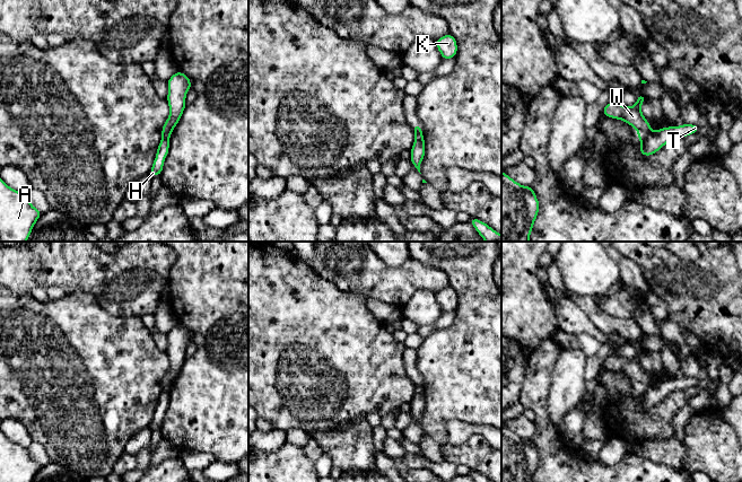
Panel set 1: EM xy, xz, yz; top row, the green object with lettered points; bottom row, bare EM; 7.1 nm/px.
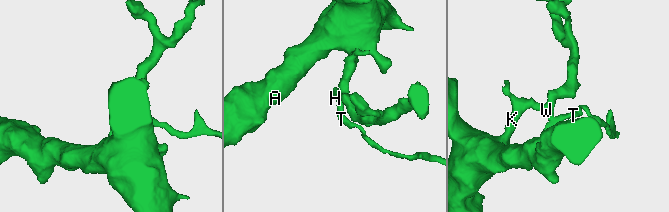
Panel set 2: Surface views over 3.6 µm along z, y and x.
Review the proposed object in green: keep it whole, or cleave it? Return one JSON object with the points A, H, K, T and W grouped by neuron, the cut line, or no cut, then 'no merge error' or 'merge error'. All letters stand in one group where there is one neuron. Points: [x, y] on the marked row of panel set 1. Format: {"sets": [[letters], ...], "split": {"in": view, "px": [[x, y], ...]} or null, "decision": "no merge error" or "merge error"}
{"sets": [["A", "K", "W"], ["H", "T"]], "split": {"in": "xy", "px": [[169, 136], [163, 137]]}, "decision": "merge error"}

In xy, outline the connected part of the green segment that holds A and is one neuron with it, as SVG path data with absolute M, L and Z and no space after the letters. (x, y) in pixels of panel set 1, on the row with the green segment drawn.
M0 177L0 242L26 242L42 213L30 204L26 194L11 189Z

